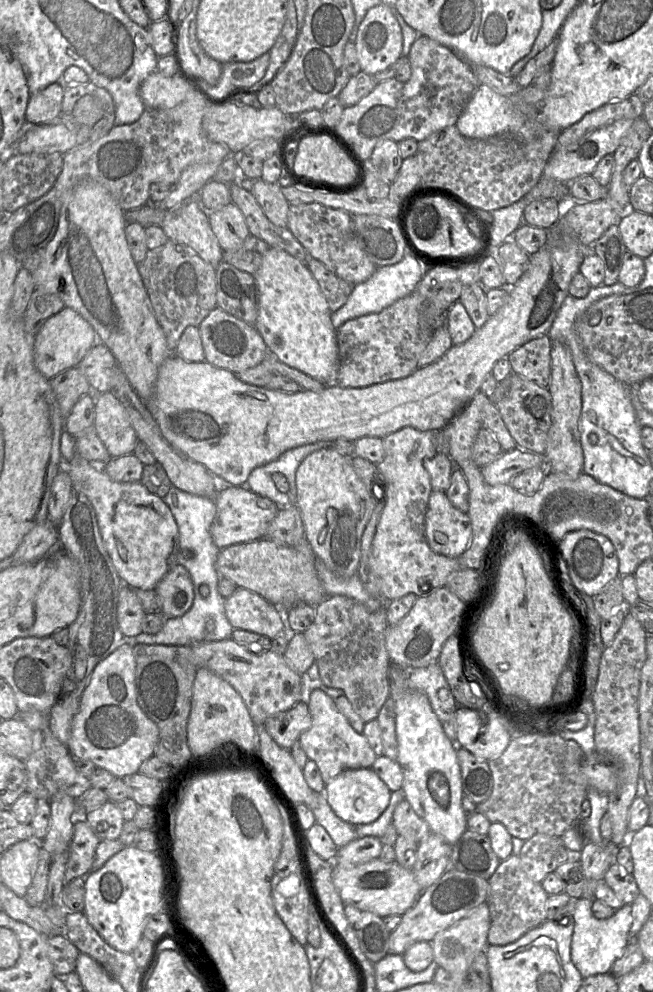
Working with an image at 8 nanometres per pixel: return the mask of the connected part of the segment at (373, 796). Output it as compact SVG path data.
M372 768L348 769L325 785L324 795L335 814L353 826L374 822L390 802L391 791Z

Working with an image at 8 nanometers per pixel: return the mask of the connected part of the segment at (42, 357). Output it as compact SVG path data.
M64 307L46 320L35 335L33 357L37 370L47 379L79 365L87 352L98 342L93 327L78 312Z

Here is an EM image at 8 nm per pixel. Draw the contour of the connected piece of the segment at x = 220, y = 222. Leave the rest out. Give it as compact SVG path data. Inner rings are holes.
M234 203L209 212L210 226L223 251L235 251L250 236L245 217Z

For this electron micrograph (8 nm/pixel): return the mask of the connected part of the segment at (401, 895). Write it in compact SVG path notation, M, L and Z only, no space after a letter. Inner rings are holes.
M379 858L351 869L336 867L333 862L332 880L344 905L353 905L381 918L391 915L402 916L414 905L422 892L412 869L403 868L396 861L384 862Z

